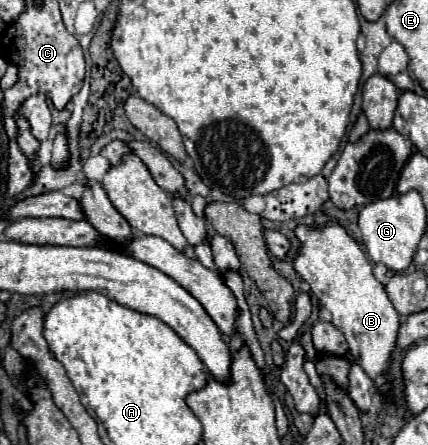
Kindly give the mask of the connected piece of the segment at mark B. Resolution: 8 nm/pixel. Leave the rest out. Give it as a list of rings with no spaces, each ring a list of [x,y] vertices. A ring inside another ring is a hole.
[[[298,224],[294,236],[300,242],[292,260],[294,270],[310,284],[310,290],[320,304],[330,310],[332,324],[346,336],[354,360],[370,378],[376,378],[388,368],[396,332],[400,328],[400,316],[388,300],[384,286],[374,278],[372,262],[368,260],[364,248],[340,224]]]

